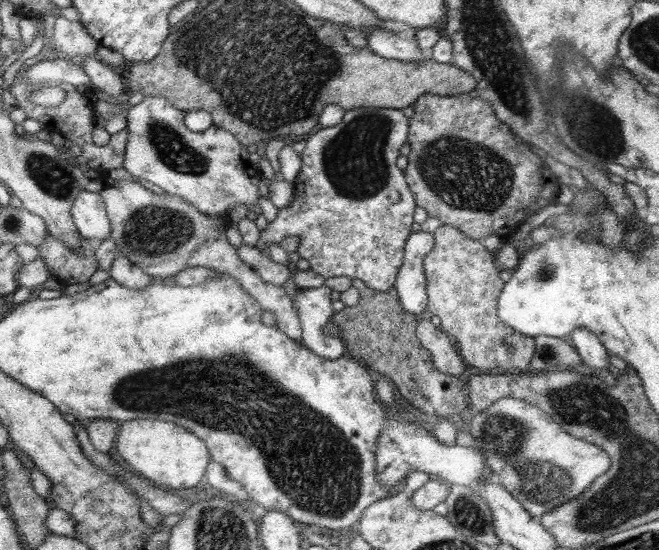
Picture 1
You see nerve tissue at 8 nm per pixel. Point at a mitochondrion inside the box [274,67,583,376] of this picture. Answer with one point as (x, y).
(465, 175)

